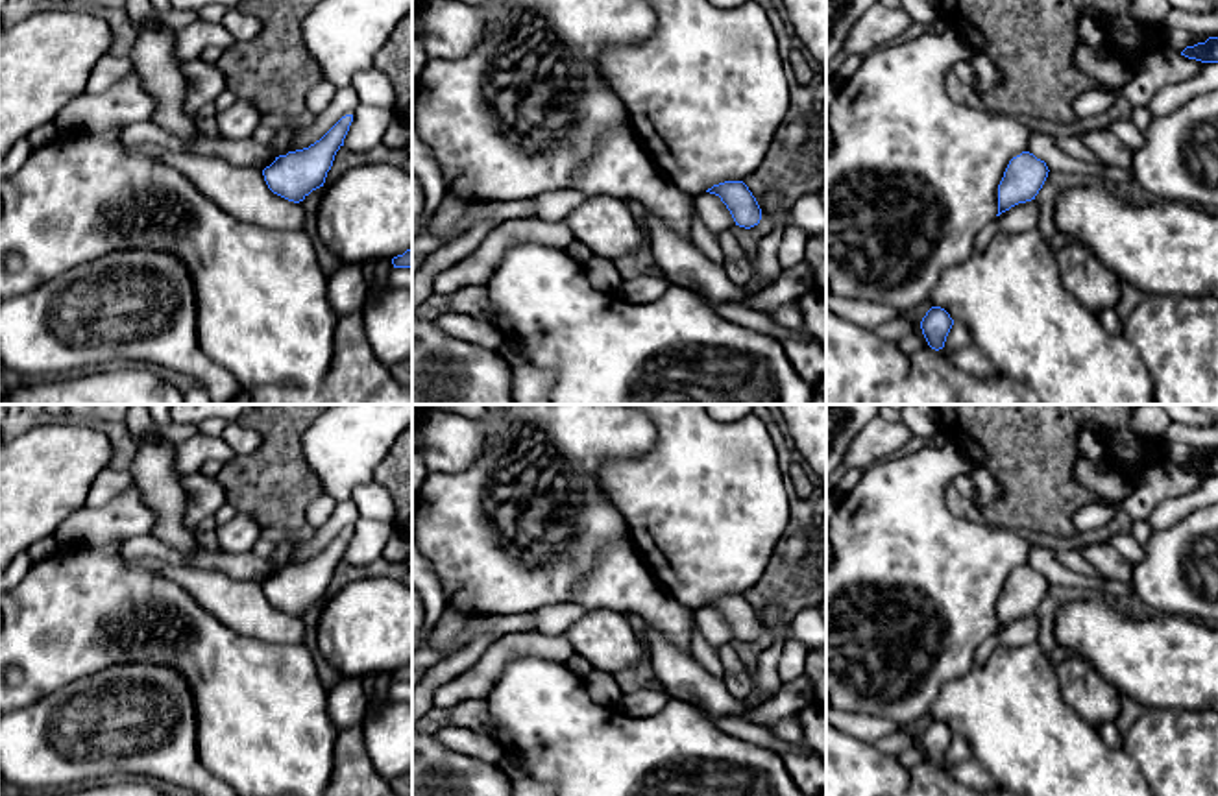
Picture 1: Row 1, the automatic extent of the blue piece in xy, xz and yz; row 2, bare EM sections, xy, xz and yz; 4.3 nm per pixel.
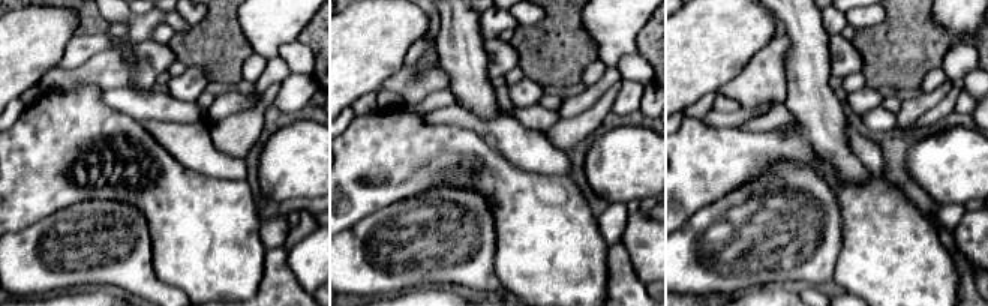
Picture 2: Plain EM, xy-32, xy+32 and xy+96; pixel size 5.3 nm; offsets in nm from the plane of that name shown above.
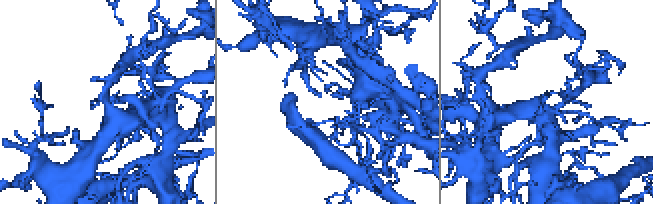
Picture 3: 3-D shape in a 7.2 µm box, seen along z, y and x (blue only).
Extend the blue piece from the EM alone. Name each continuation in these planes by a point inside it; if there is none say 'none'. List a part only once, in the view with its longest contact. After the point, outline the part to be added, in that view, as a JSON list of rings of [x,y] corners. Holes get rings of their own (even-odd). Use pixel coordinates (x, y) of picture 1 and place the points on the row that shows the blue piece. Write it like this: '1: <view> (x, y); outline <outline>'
none

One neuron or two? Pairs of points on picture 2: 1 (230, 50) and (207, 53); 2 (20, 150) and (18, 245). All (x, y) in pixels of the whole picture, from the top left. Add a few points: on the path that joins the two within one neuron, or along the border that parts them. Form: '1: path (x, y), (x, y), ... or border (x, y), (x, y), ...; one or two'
1: path (224, 50), (213, 50); one
2: border (50, 215), (15, 233); two

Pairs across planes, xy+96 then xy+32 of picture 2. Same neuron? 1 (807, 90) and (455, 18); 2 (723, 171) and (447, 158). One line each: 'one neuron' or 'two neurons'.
1: one neuron
2: one neuron

